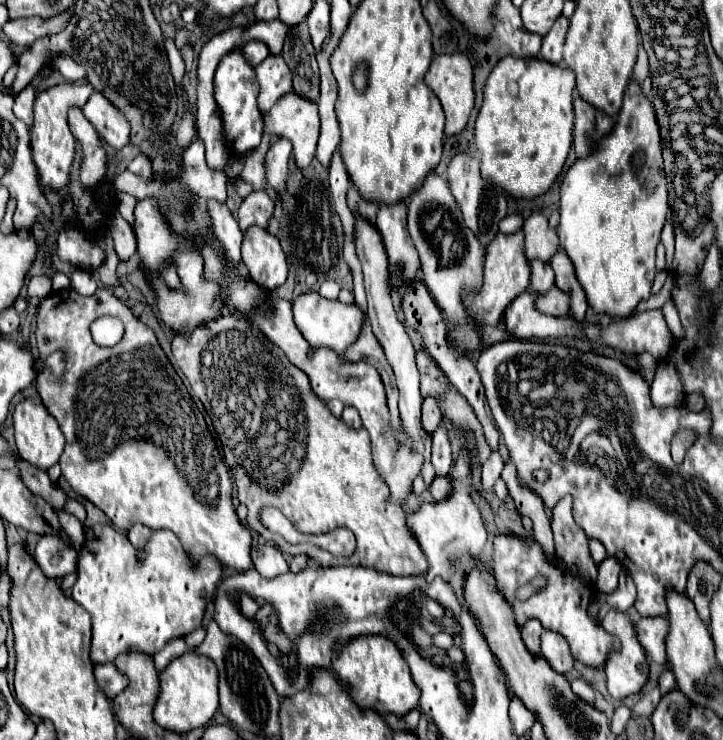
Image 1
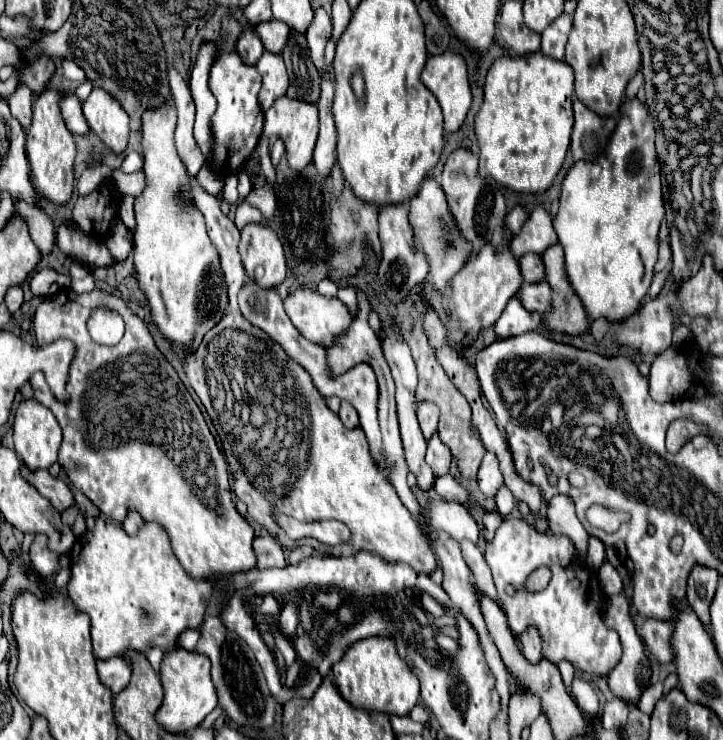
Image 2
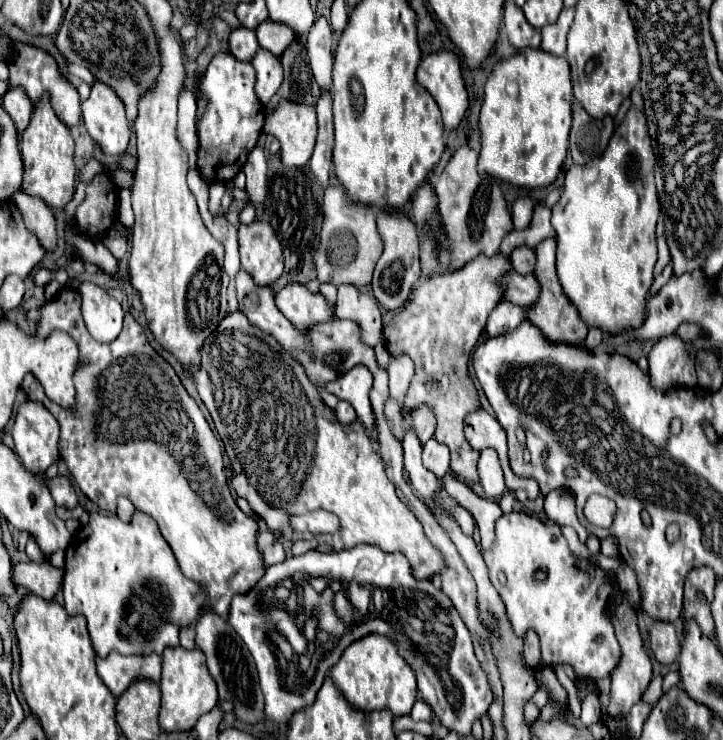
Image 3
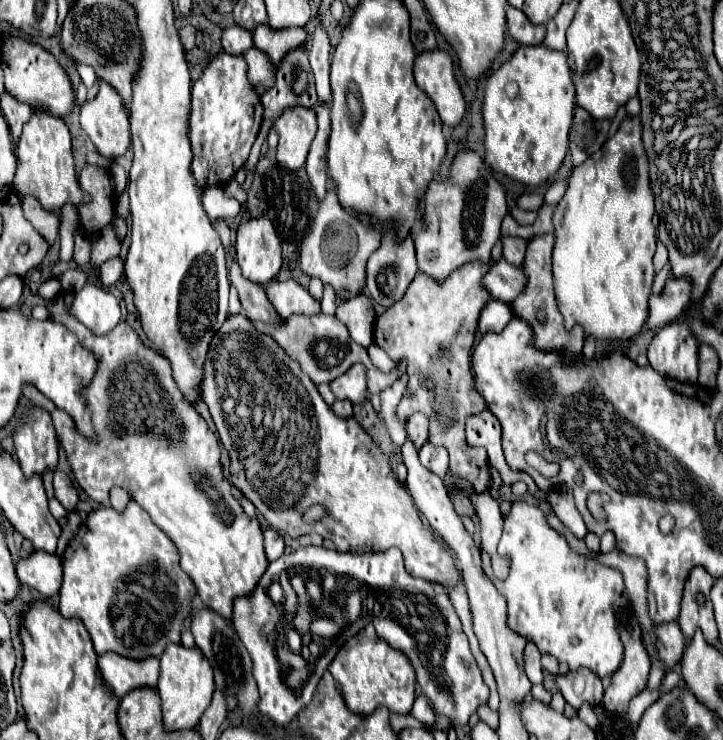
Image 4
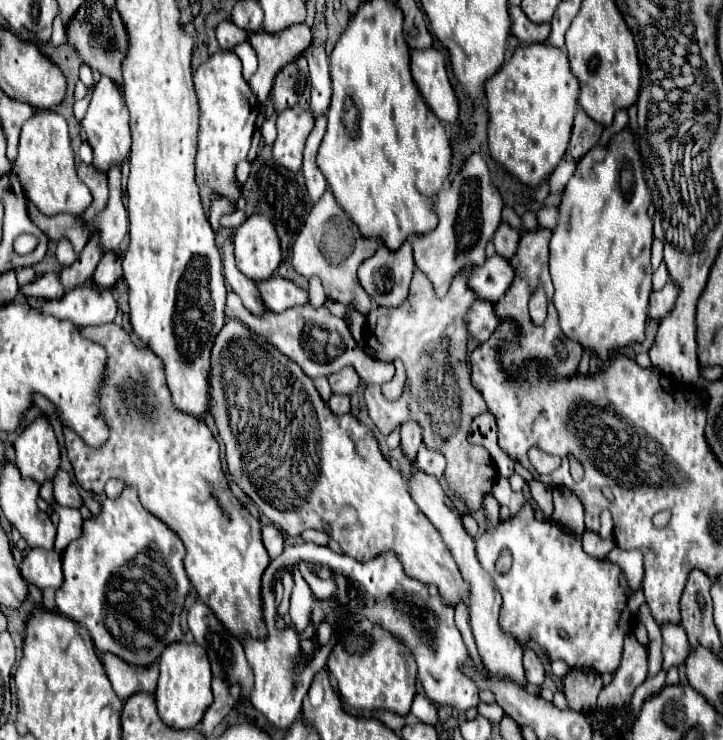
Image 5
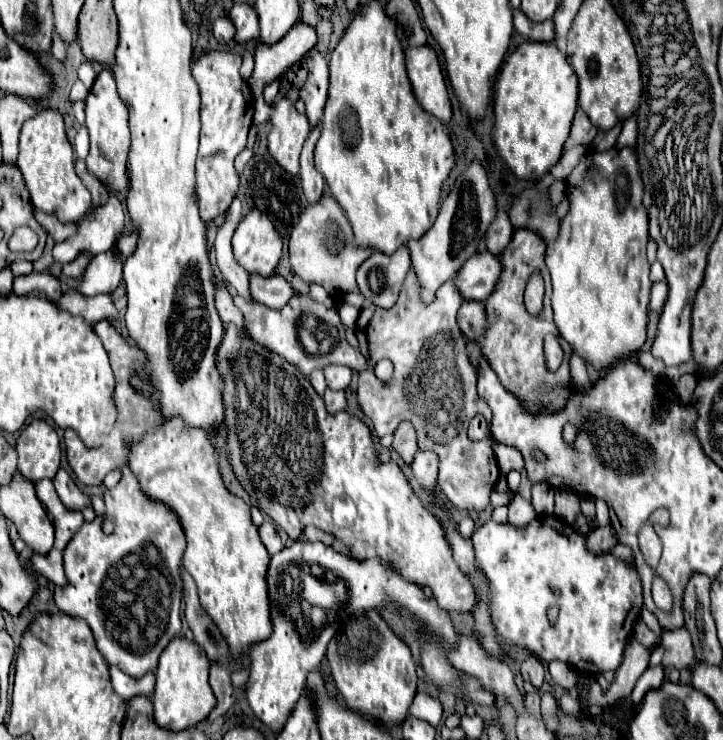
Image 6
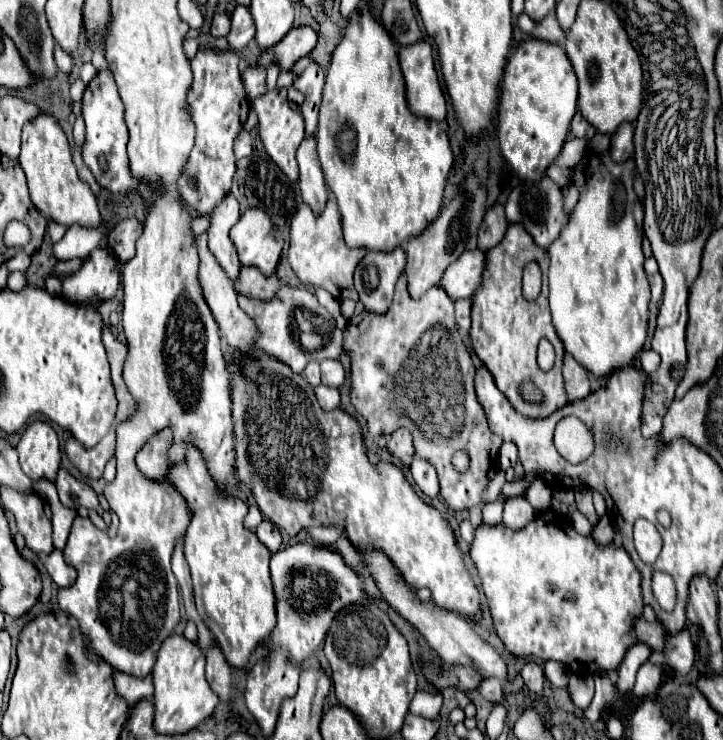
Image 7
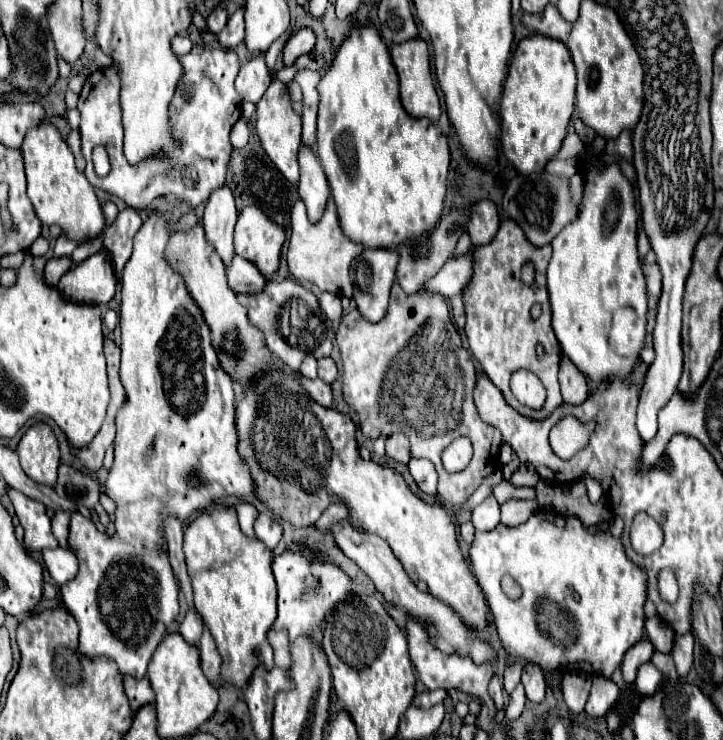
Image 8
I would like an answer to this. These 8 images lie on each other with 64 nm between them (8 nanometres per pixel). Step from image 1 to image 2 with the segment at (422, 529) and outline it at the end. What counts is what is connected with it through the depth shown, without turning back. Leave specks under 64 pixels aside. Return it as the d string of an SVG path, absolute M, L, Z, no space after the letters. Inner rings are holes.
M446 500L444 502L430 502L426 512L428 512L430 524L434 528L448 532L454 540L468 538L472 542L478 542L478 538L482 536L482 530L478 526L476 518L462 504L446 502Z

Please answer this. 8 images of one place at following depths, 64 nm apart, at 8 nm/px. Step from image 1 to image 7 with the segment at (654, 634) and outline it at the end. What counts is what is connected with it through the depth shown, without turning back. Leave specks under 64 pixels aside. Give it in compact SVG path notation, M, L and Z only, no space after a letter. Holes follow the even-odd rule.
M688 630L668 636L668 648L664 650L668 664L682 676L686 676L694 664L694 644Z

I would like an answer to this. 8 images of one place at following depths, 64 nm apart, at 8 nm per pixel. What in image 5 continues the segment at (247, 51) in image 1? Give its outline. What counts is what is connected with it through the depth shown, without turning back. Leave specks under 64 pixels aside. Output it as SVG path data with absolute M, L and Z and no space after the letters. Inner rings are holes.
M228 20L220 22L216 26L216 38L218 38L218 44L222 50L232 50L236 44L246 40L244 32L240 32L240 28L236 28L236 24L232 24Z

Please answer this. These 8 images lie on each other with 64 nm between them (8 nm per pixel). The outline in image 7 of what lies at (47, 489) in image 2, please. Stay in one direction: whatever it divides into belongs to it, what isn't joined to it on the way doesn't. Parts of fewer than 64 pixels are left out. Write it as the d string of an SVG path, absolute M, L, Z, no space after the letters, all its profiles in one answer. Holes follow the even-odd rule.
M60 468L58 470L58 478L56 478L56 490L60 496L60 502L68 508L78 508L78 506L86 506L88 510L96 510L98 508L98 496L94 492L94 488L78 478L74 478L68 470Z

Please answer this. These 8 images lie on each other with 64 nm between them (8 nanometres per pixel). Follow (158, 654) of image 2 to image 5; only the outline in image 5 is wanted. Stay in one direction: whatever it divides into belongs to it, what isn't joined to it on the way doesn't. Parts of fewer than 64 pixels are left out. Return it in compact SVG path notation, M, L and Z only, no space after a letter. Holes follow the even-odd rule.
M108 654L102 656L102 664L114 686L114 692L122 700L126 700L138 692L152 694L156 690L156 680L158 680L156 664L152 664L150 668L136 668L136 666L124 664L124 660L120 660L116 656L108 656Z

